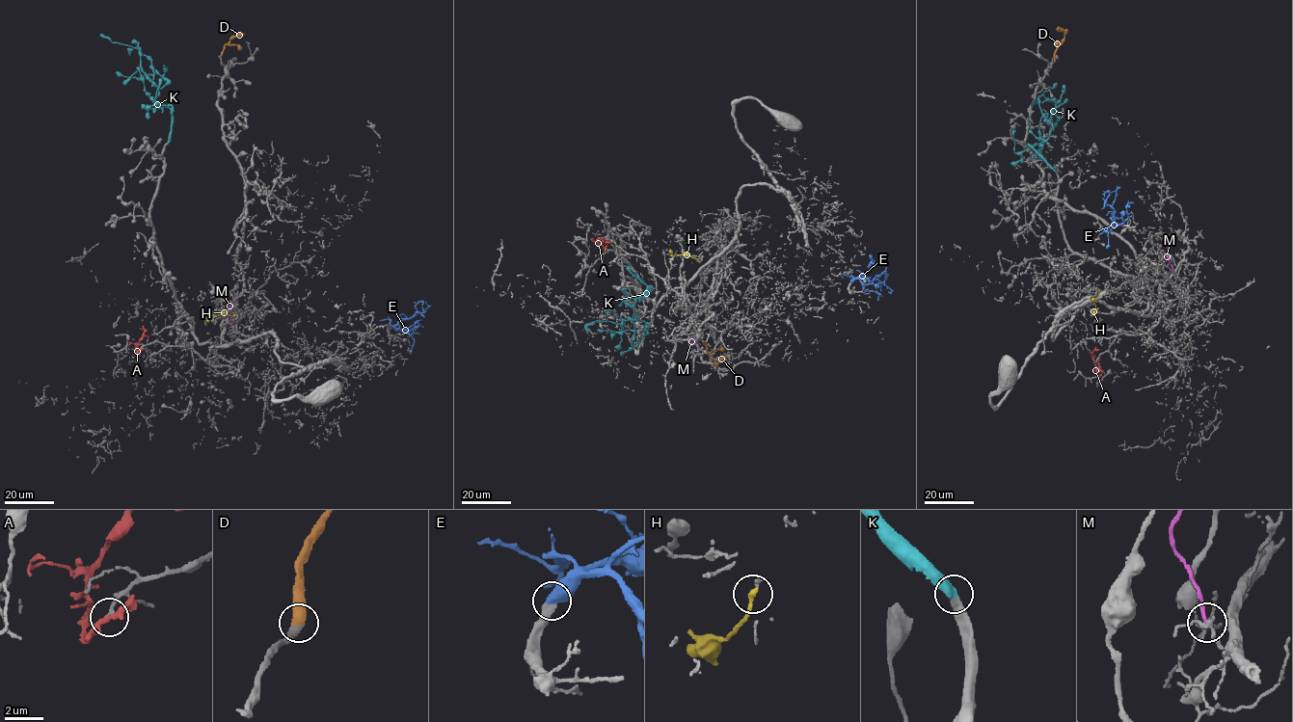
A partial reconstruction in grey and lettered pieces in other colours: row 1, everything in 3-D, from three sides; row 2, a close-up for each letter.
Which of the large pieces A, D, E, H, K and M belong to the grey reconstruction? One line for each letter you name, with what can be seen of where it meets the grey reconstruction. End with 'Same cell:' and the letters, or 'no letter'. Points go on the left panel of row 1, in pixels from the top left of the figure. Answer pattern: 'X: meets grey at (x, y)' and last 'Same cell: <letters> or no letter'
D: meets grey at (221, 56)
E: meets grey at (390, 326)
K: meets grey at (167, 144)
Same cell: D, E, K

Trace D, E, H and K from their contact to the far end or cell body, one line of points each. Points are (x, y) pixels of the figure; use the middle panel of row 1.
D: (703, 341), (713, 361), (727, 358)
E: (851, 281), (857, 278), (873, 280), (879, 275), (882, 282), (884, 277)
H: (698, 260), (686, 254), (672, 254), (669, 249)
K: (643, 298), (650, 288), (633, 304), (638, 320), (623, 320), (623, 325), (596, 321), (589, 324), (586, 331)

